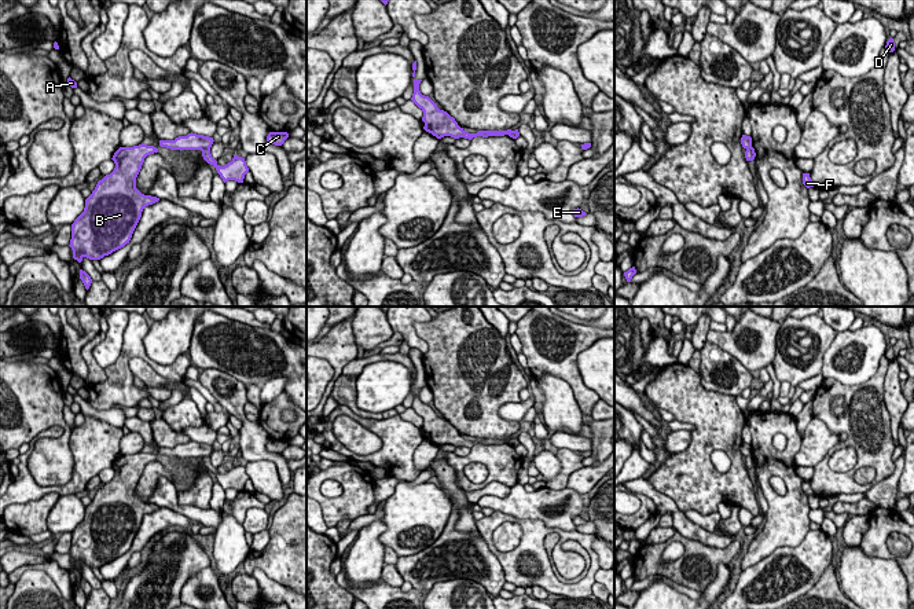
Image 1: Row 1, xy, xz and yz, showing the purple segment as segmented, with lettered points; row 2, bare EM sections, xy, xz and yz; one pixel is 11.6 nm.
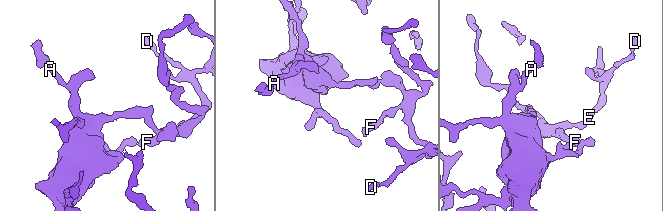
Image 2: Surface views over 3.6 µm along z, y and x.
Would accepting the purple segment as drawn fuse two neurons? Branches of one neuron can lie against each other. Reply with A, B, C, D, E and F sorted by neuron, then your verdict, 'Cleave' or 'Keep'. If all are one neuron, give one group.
Groups: A B / C D E F. Cleave

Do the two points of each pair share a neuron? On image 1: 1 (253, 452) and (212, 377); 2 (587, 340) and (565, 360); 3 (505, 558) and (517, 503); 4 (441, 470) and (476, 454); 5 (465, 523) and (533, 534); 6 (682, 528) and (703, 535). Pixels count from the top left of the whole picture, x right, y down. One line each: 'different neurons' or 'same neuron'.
1: same neuron
2: same neuron
3: different neurons
4: different neurons
5: different neurons
6: same neuron

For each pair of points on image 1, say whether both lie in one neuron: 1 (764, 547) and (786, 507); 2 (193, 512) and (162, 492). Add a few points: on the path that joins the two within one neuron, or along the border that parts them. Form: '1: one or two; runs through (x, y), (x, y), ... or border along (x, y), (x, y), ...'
1: one; runs through (770, 538), (786, 521), (786, 517)
2: one; runs through (186, 510), (179, 509), (169, 499)

